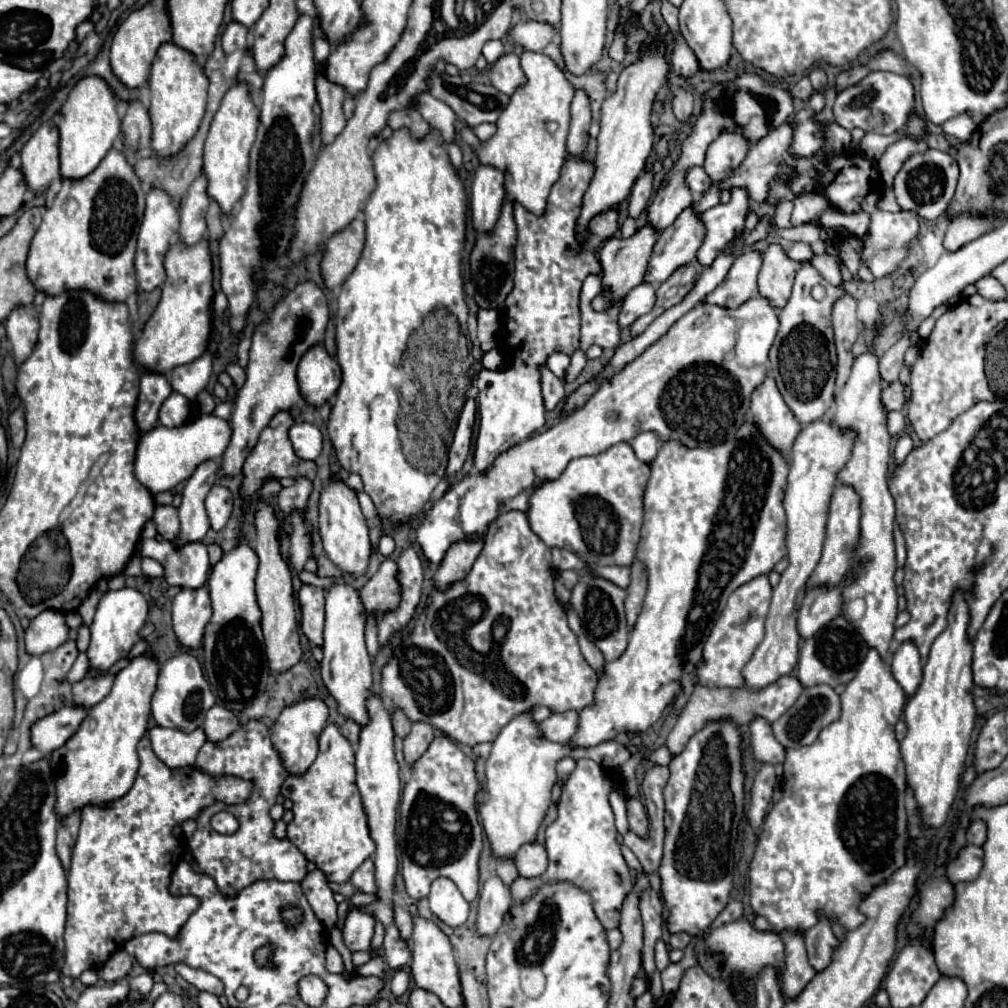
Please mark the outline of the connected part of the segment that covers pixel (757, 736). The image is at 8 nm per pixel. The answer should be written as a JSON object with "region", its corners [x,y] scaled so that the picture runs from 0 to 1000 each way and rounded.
{"region":[[[759,713],[745,715],[745,741],[747,749],[757,757],[777,757],[779,741],[769,733],[765,719]]]}

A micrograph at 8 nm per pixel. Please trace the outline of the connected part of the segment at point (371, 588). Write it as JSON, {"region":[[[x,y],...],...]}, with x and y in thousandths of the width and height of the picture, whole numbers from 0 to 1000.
{"region":[[[382,555],[374,570],[362,578],[362,582],[358,584],[358,594],[364,608],[372,606],[374,612],[378,612],[382,606],[394,602],[398,584],[396,584],[396,578],[392,576],[392,568],[394,568],[392,557]]]}

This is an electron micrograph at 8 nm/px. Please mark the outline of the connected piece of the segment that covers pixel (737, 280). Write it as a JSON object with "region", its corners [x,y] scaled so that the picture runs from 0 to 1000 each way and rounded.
{"region":[[[741,249],[733,253],[719,279],[699,295],[701,301],[717,303],[717,305],[731,305],[739,301],[745,293],[751,293],[751,271],[755,265],[755,249]]]}

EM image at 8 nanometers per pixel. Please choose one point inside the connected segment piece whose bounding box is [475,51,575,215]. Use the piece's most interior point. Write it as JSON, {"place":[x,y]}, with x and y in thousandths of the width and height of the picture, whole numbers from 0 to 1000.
{"place":[526,144]}

